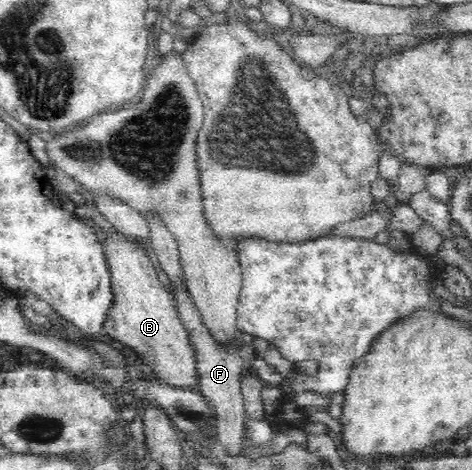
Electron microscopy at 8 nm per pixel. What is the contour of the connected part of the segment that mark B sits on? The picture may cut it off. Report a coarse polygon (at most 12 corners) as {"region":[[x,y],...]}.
{"region":[[100,242],[111,276],[103,330],[160,384],[199,385],[174,295],[147,250]]}

